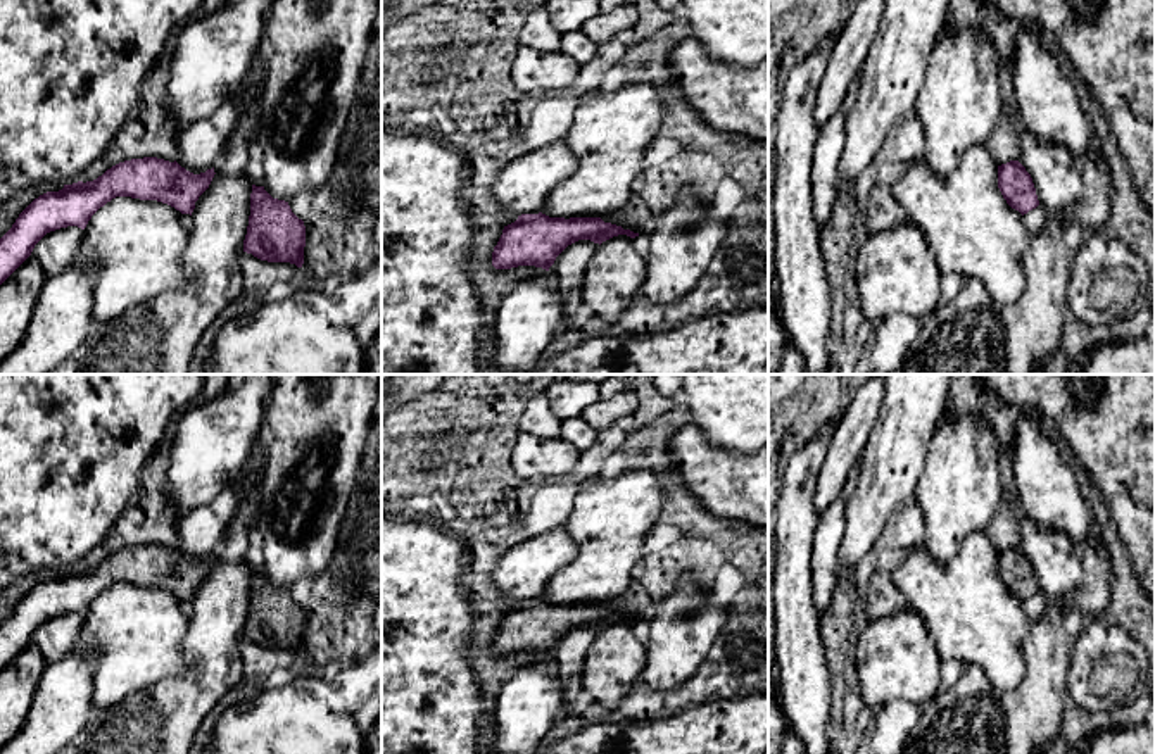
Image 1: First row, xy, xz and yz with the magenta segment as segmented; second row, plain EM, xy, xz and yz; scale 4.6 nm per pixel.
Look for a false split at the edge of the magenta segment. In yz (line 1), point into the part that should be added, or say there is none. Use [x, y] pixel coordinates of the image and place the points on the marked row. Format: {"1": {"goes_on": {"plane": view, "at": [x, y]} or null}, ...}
{"1": {"goes_on": null}}

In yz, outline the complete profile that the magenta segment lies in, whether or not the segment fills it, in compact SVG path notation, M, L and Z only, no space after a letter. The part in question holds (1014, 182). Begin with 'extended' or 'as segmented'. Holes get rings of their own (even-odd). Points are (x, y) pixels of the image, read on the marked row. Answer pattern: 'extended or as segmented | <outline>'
as segmented | M1019 160L998 166L998 188L1007 204L1022 216L1039 205L1032 178Z

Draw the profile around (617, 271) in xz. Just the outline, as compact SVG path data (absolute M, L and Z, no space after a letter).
M627 235L603 242L585 271L582 297L594 316L606 321L618 321L637 298L646 280L646 257Z

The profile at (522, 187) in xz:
M565 141L539 150L514 150L509 162L483 195L485 209L499 209L504 216L539 214L546 197L566 179L578 166L577 155Z

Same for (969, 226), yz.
M986 145L969 147L944 178L918 159L891 192L925 236L941 273L979 280L996 305L1020 297L1026 285L1022 252L1032 229L1003 198L998 164Z

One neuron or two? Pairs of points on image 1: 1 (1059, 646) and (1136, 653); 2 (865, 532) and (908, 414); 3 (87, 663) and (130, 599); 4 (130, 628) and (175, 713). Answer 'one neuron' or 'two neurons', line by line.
1: two neurons
2: one neuron
3: two neurons
4: two neurons

